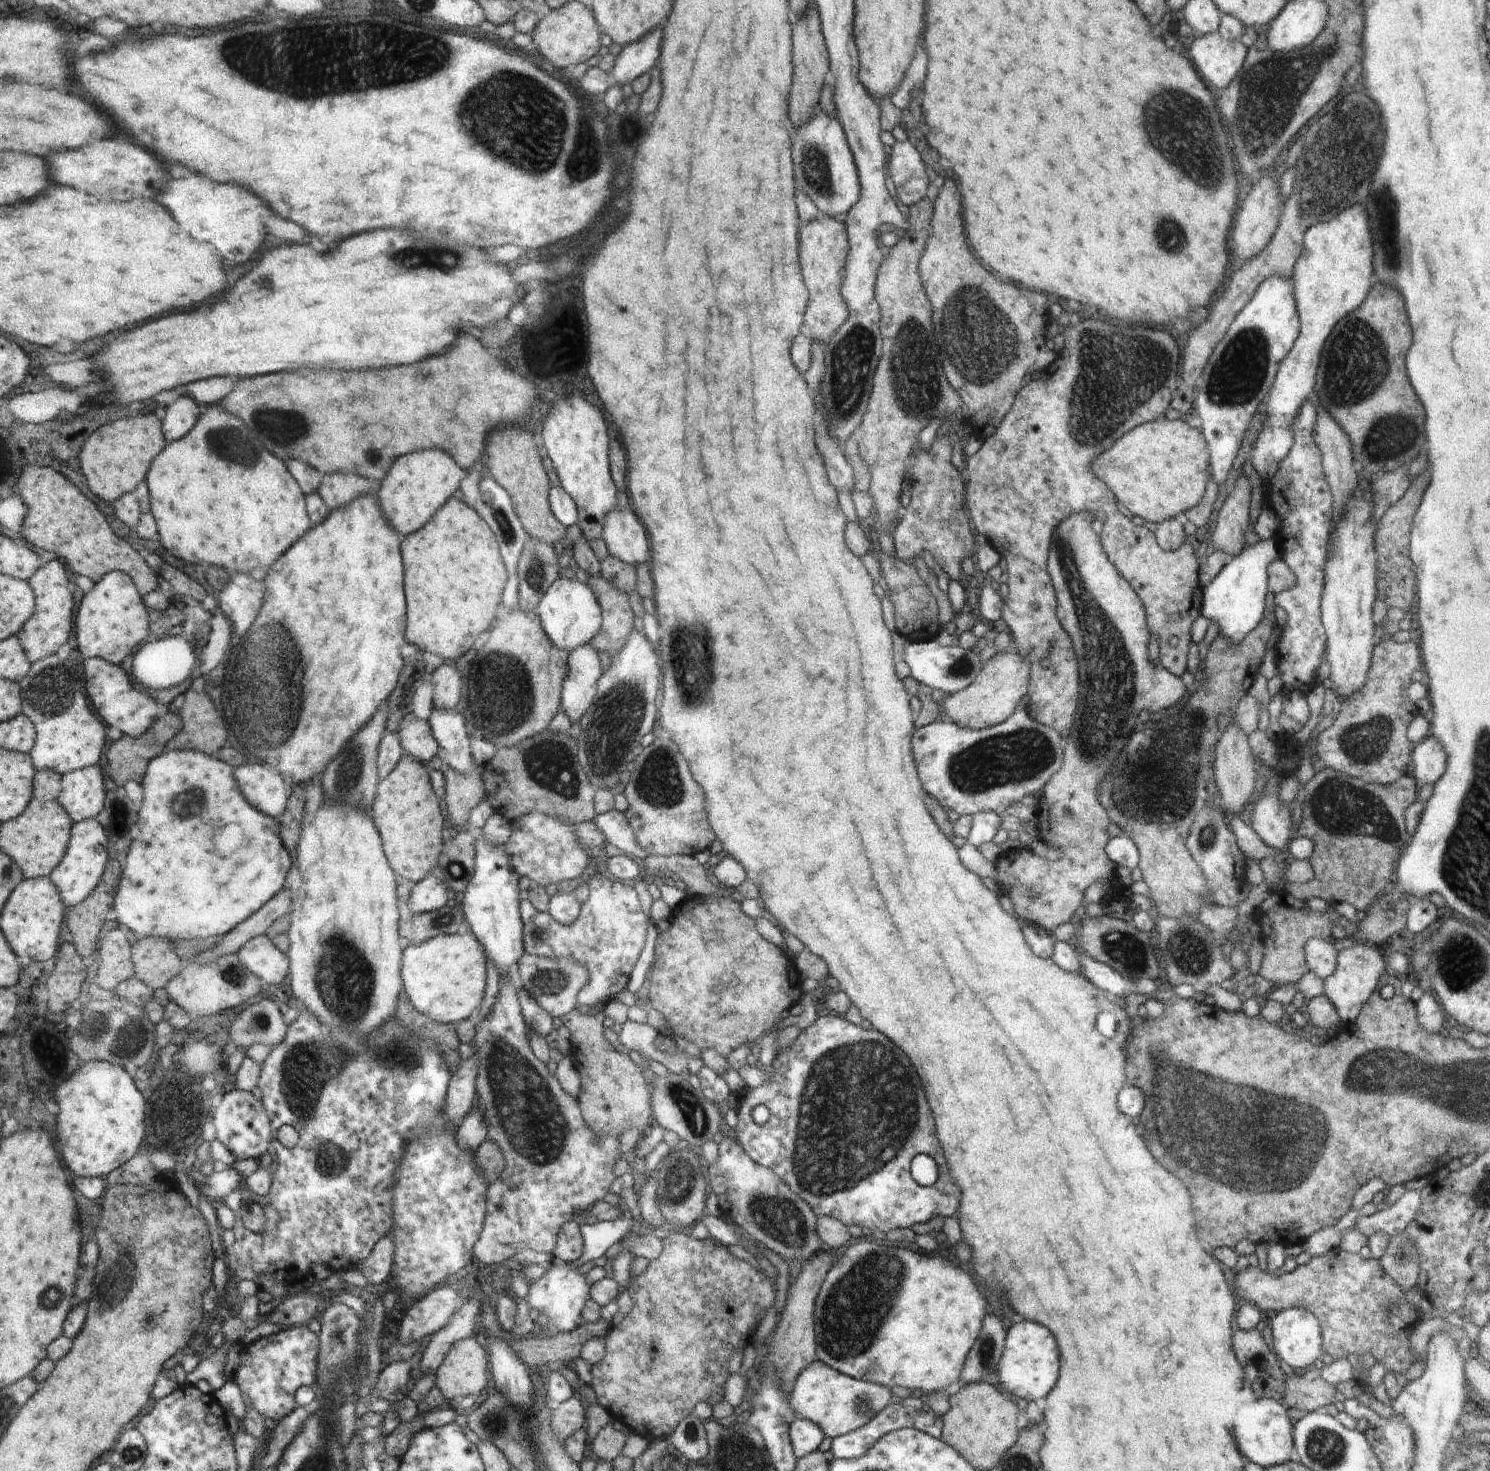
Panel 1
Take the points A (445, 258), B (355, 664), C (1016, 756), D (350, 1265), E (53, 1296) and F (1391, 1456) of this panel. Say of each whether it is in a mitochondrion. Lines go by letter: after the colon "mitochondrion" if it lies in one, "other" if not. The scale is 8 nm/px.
A: mitochondrion
B: other
C: mitochondrion
D: other
E: mitochondrion
F: other

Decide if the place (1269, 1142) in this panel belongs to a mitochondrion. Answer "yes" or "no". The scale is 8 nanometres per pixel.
yes

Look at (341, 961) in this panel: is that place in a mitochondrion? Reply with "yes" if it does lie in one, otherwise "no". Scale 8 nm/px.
yes

